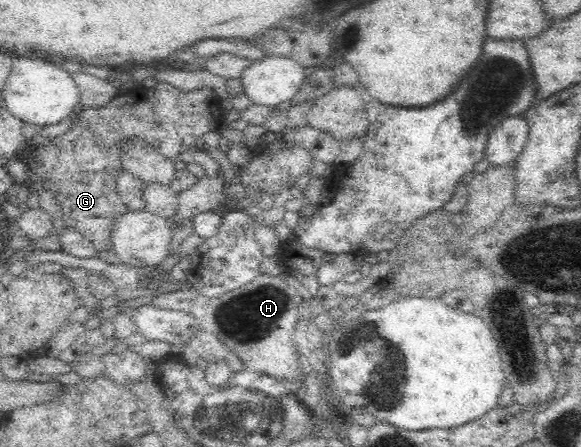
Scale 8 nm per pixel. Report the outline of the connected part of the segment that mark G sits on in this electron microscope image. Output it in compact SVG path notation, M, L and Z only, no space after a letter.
M159 82L151 88L137 84L134 89L129 90L126 94L116 95L103 106L91 109L84 107L78 119L75 119L73 128L56 139L56 153L52 157L47 159L45 147L36 147L36 151L40 155L36 155L34 162L37 165L50 165L50 169L38 169L36 173L40 177L52 181L54 199L62 199L56 203L62 207L64 223L68 227L72 227L74 231L78 231L84 239L91 241L98 252L110 251L113 249L111 242L112 224L122 215L129 213L115 188L116 181L123 171L118 145L128 137L137 137L154 148L156 152L160 152L160 155L168 161L174 161L178 158L179 153L200 148L202 141L205 140L202 135L206 137L208 131L217 131L221 126L224 113L217 93L208 86L182 92L166 82Z

